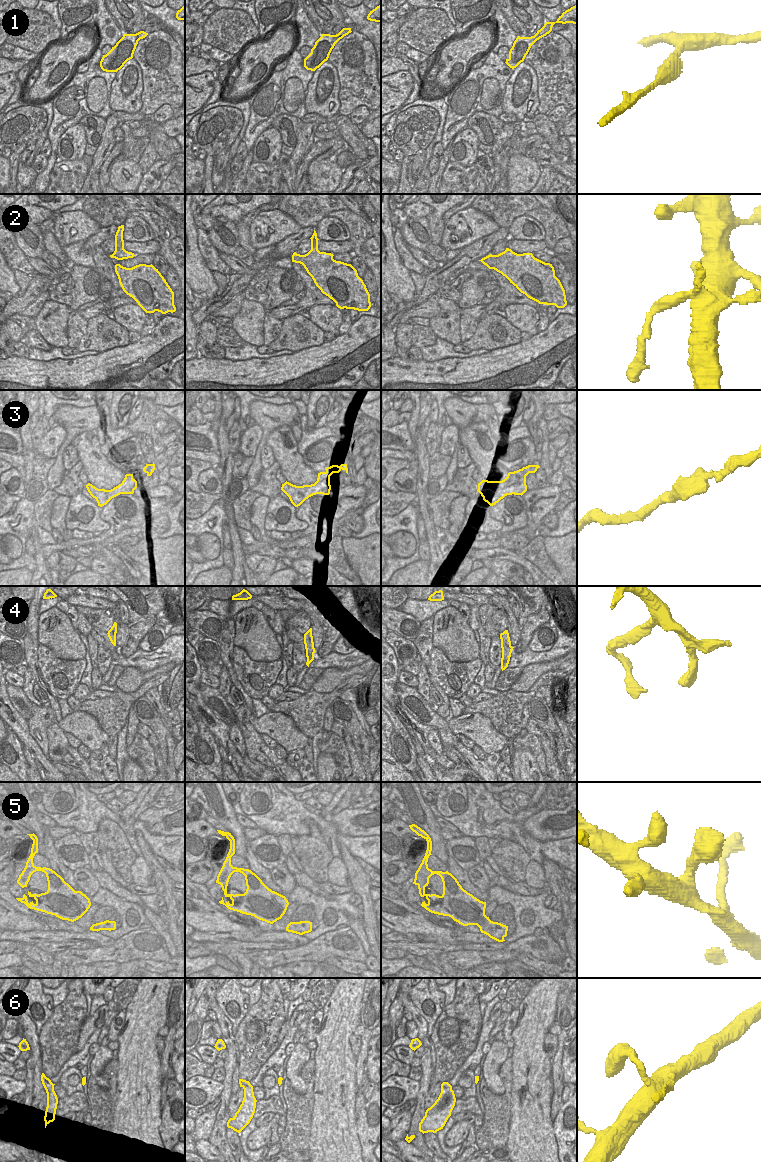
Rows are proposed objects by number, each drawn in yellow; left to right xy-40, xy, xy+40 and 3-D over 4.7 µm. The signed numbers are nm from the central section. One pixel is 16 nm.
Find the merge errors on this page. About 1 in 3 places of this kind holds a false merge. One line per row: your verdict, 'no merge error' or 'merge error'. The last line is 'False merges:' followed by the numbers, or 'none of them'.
1: no merge error
2: merge error
3: no merge error
4: no merge error
5: no merge error
6: no merge error
False merges: 2

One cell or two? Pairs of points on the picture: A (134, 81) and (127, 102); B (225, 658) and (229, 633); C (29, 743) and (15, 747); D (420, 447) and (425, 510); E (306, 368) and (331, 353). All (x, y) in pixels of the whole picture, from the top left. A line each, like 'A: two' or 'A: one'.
A: one
B: one
C: two
D: one
E: one

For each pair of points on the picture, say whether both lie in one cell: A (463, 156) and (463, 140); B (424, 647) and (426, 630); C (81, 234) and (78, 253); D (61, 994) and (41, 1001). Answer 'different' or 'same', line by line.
A: same
B: same
C: different
D: different

